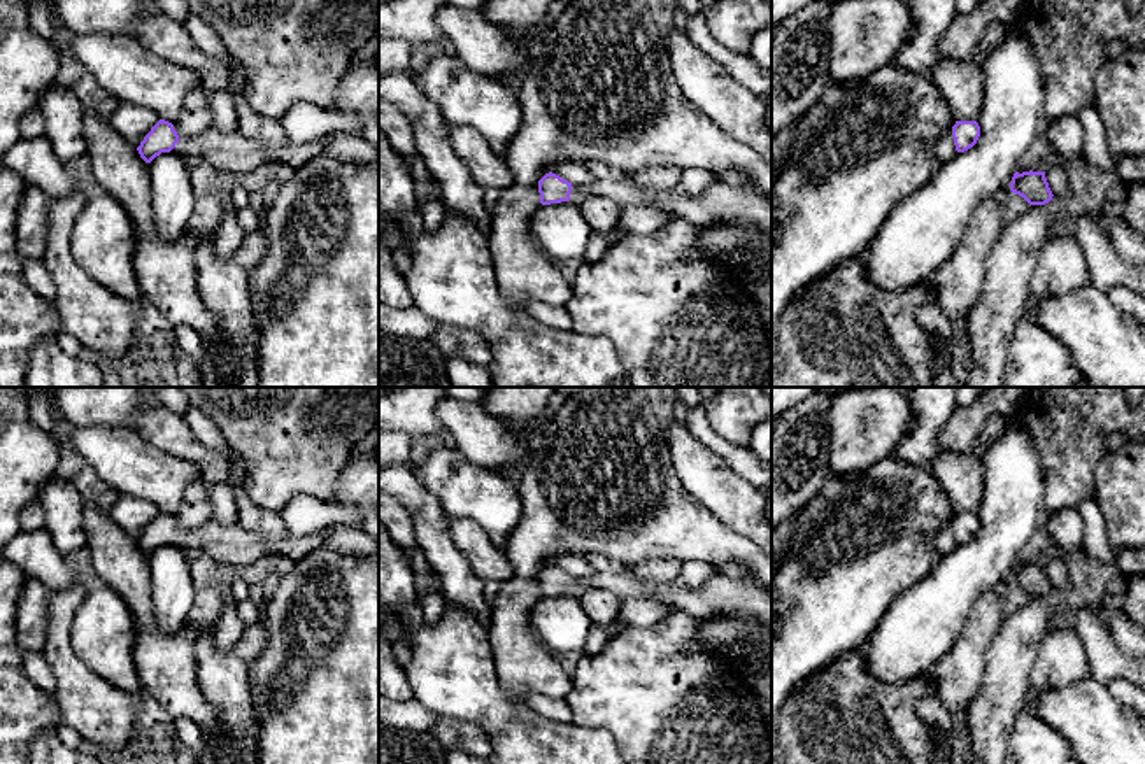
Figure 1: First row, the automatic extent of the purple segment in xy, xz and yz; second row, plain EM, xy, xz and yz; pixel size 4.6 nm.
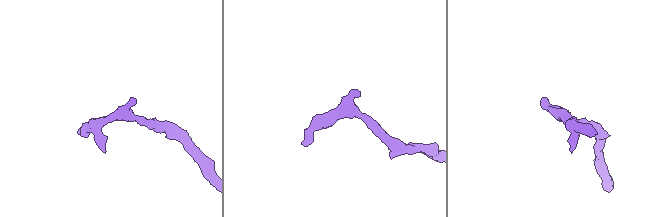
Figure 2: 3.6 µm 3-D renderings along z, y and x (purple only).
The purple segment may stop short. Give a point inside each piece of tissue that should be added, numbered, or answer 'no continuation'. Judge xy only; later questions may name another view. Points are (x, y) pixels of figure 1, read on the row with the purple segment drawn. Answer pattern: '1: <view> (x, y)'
1: xy (230, 151)

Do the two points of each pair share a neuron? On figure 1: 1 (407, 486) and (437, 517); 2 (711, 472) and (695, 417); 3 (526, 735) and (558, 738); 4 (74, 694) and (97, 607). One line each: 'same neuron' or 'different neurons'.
1: same neuron
2: different neurons
3: same neuron
4: different neurons

